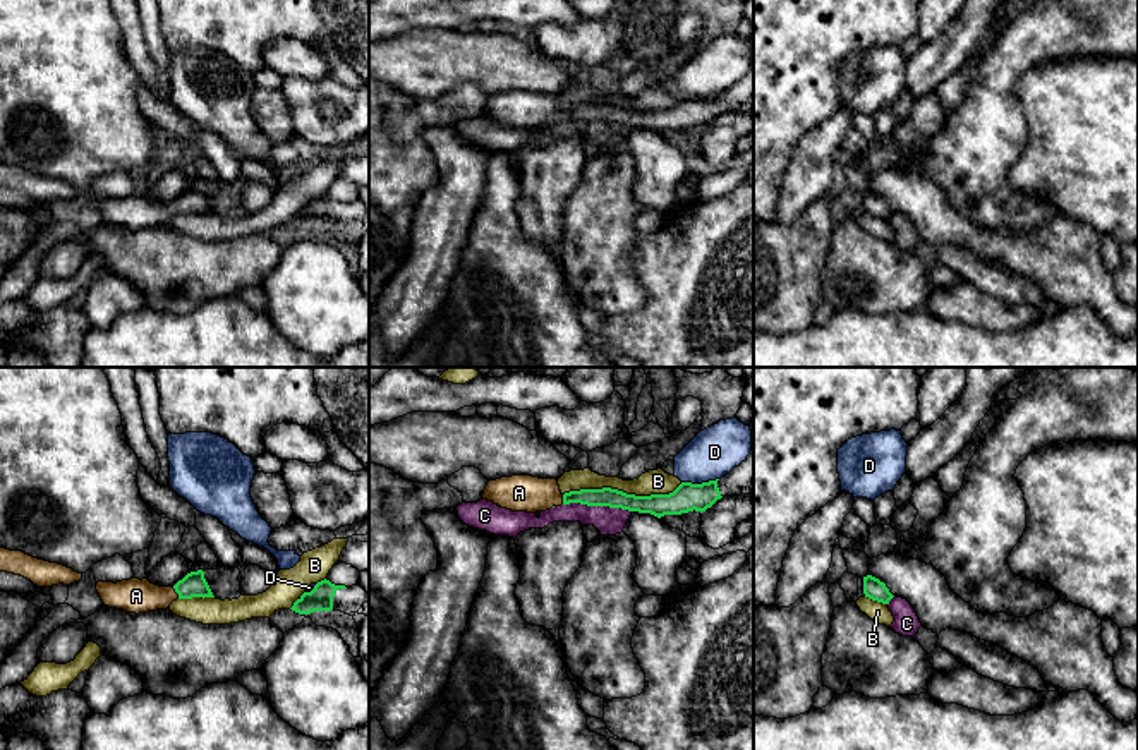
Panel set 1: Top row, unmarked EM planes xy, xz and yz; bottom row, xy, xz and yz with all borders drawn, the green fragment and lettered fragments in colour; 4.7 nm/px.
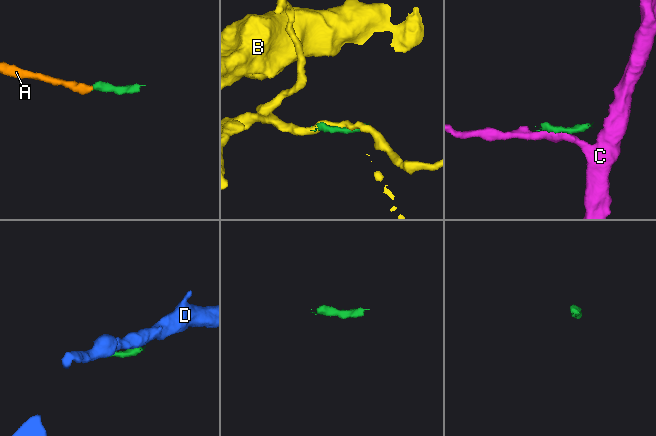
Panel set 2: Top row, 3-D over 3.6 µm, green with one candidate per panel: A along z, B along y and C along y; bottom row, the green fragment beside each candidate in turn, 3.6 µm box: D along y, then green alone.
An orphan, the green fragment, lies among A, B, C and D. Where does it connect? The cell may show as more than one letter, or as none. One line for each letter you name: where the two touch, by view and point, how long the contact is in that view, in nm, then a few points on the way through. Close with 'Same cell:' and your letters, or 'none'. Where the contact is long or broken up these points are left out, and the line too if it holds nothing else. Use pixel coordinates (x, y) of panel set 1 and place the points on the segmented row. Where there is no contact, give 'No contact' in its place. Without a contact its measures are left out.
A: Touches green at xy (175, 591). Shared border 70 nm. Path across: xy (194, 584), (175, 591), (165, 596), (136, 596)
Same cell: A

